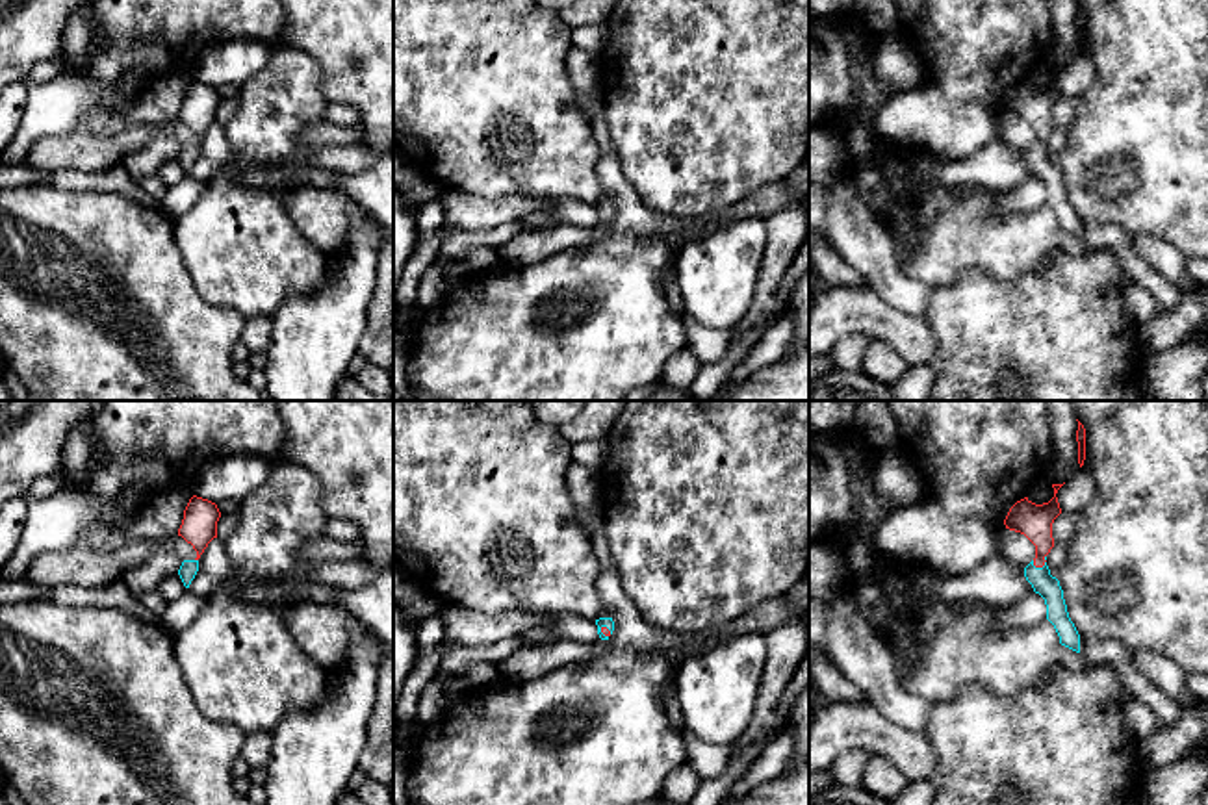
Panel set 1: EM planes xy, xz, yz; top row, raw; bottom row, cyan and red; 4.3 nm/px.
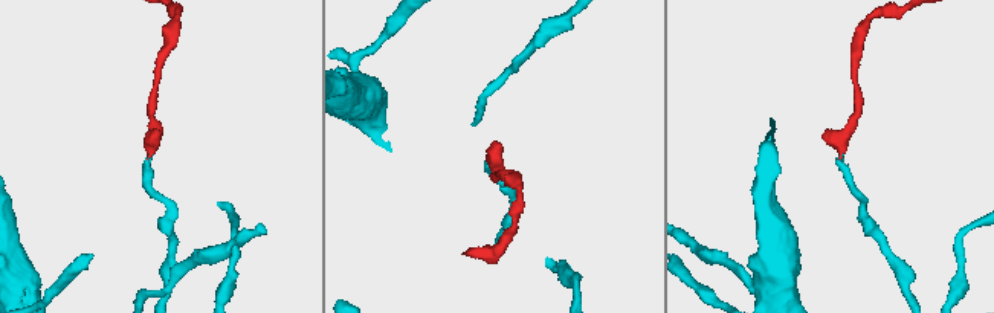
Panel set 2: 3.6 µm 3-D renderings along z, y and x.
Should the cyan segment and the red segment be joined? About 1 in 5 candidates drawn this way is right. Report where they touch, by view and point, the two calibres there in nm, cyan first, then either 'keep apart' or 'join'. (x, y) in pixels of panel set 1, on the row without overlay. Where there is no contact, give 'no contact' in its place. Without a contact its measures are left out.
meets cyan in yz at (1043, 151); 100 nm thick on the cyan side, 150 nm on the other; join

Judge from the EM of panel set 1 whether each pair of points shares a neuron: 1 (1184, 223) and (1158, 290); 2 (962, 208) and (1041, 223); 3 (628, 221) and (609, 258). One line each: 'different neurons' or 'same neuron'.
1: different neurons
2: same neuron
3: different neurons

